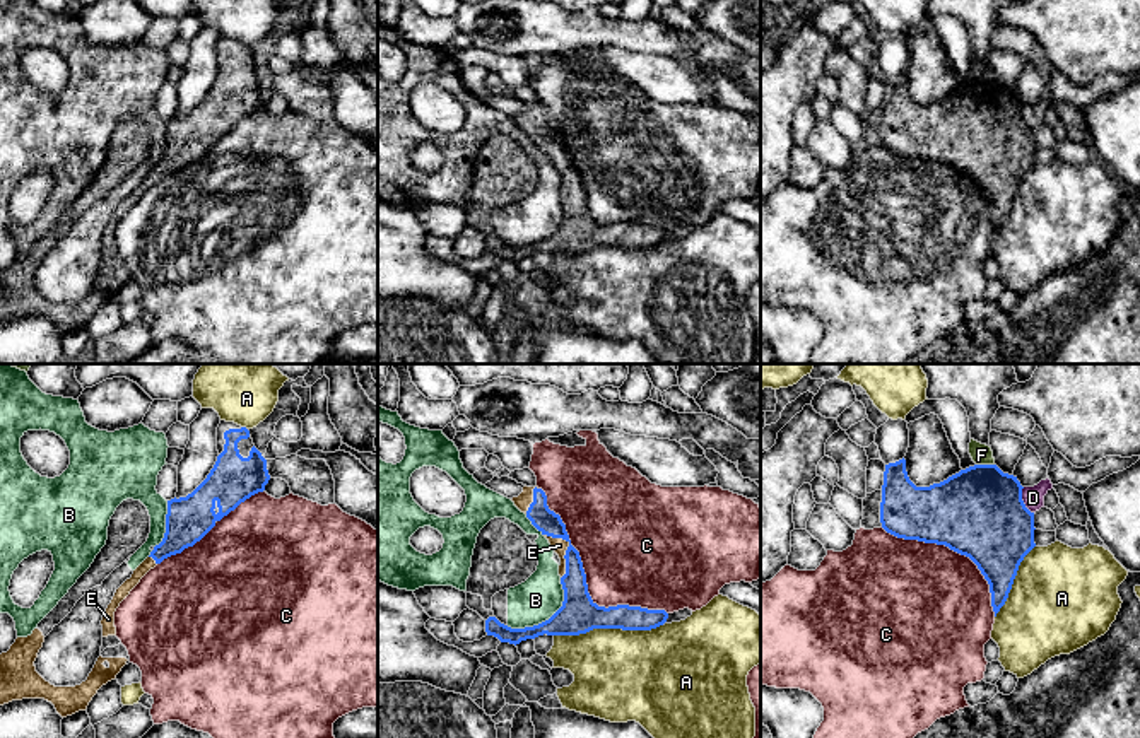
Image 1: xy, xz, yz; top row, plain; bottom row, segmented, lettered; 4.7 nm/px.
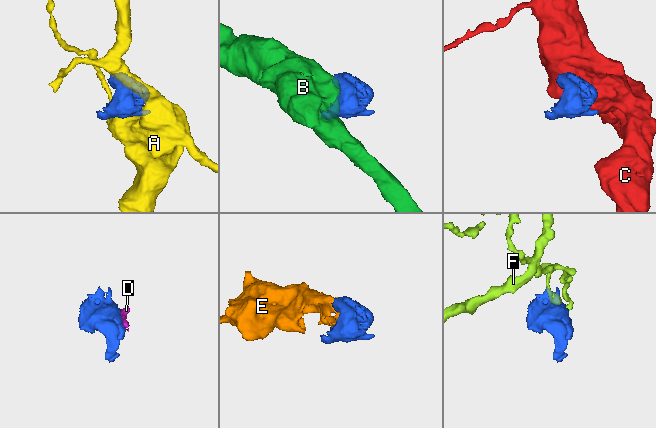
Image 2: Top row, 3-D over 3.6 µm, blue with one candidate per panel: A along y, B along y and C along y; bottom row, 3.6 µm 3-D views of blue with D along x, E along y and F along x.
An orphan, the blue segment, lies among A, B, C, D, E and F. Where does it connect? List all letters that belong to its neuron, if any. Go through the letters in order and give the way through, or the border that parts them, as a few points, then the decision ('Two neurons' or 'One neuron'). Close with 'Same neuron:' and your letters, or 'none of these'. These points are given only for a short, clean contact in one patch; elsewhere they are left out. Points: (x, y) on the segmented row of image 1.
A: Two neurons
B: Two neurons
C: Two neurons
D: Two neurons
E: One neuron
F: Boundary: yz (976, 463), (993, 465). Two neurons
Same neuron: E

